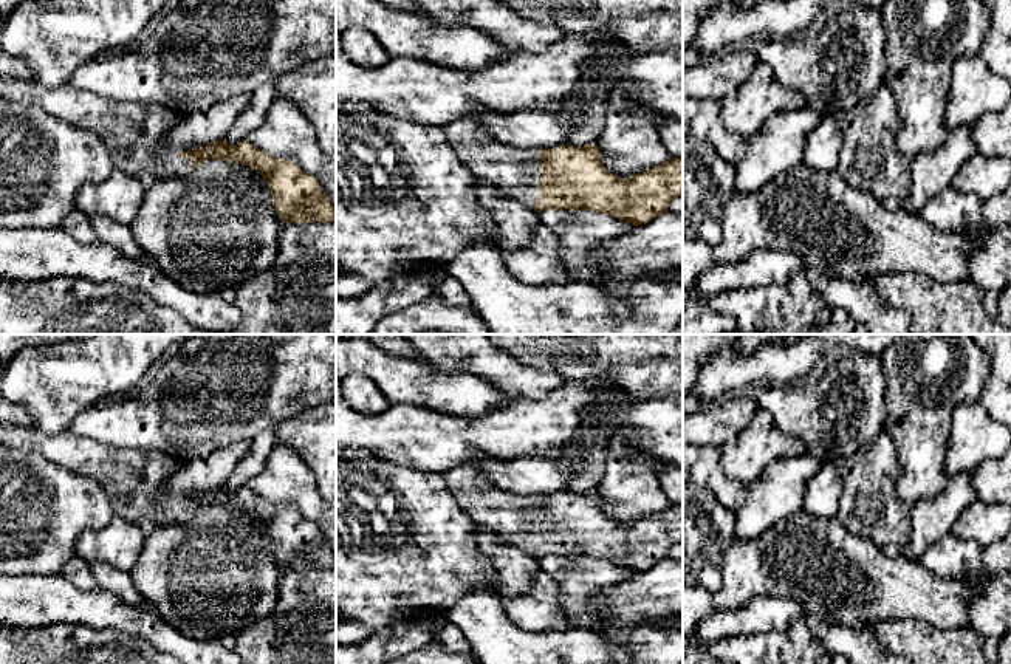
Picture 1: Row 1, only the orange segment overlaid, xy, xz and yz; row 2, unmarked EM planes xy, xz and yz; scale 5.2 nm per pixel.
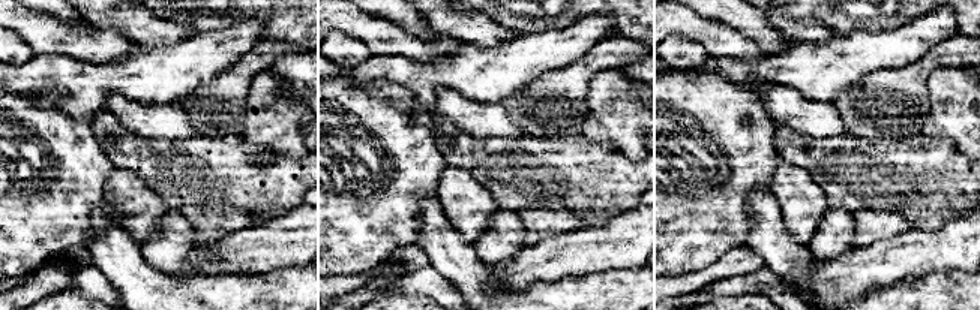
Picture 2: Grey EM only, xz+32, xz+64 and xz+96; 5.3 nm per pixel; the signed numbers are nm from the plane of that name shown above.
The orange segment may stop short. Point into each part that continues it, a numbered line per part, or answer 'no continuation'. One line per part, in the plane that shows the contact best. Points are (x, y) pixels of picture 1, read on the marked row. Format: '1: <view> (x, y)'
1: xz (514, 172)

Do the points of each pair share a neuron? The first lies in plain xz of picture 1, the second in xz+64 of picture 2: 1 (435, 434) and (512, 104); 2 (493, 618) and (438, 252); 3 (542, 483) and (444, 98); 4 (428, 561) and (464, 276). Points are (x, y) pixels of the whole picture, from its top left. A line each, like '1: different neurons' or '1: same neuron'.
1: different neurons
2: same neuron
3: same neuron
4: different neurons

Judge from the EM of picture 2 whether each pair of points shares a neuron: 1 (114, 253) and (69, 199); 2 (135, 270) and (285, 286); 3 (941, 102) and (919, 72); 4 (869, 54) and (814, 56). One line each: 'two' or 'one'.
1: two
2: one
3: two
4: one

